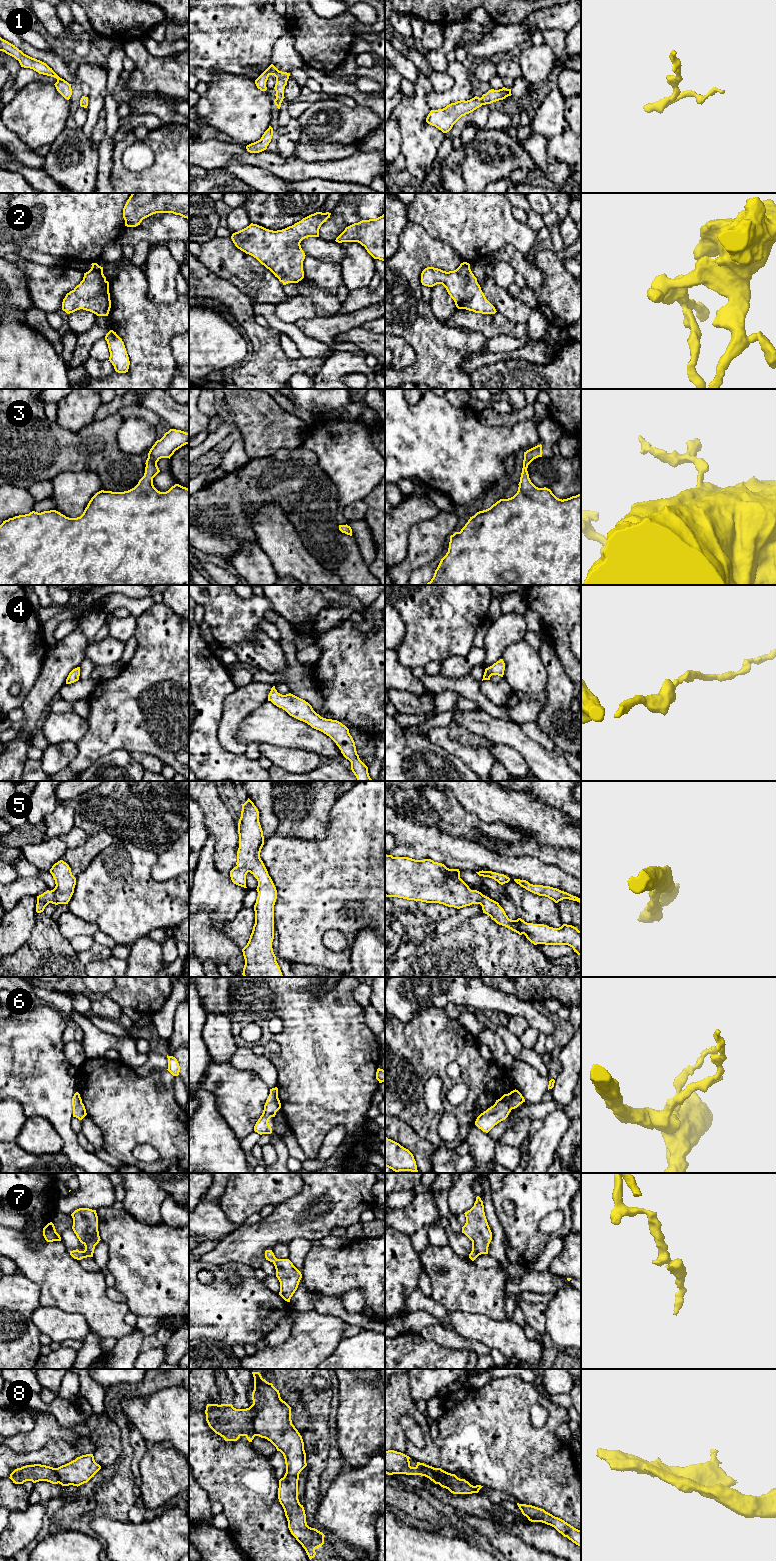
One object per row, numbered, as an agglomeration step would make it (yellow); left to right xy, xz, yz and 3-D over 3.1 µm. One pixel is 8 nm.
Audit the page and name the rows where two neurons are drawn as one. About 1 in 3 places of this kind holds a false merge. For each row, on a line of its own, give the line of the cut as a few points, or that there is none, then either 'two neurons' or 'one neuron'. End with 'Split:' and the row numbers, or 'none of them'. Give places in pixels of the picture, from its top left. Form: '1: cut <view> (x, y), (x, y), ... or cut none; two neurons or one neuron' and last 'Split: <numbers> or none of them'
1: cut none; one neuron
2: cut none; one neuron
3: cut none; one neuron
4: cut none; one neuron
5: cut none; one neuron
6: cut none; one neuron
7: cut none; one neuron
8: cut yz (415, 1467), (419, 1465), (430, 1470), (444, 1478), (449, 1486); two neurons
Split: 8

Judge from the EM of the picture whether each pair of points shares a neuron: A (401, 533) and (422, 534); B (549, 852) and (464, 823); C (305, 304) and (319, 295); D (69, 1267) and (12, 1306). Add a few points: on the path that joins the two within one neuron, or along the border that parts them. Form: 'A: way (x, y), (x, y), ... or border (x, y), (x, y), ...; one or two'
A: border (429, 519), (420, 521), (411, 529), (406, 556); two
B: way (528, 847), (521, 847), (508, 835), (485, 831); one
C: border (300, 294), (312, 300), (316, 314); two
D: border (21, 1273), (39, 1286), (40, 1305); two

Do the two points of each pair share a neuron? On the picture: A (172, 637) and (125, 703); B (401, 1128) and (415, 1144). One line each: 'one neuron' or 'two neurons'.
A: one neuron
B: one neuron

